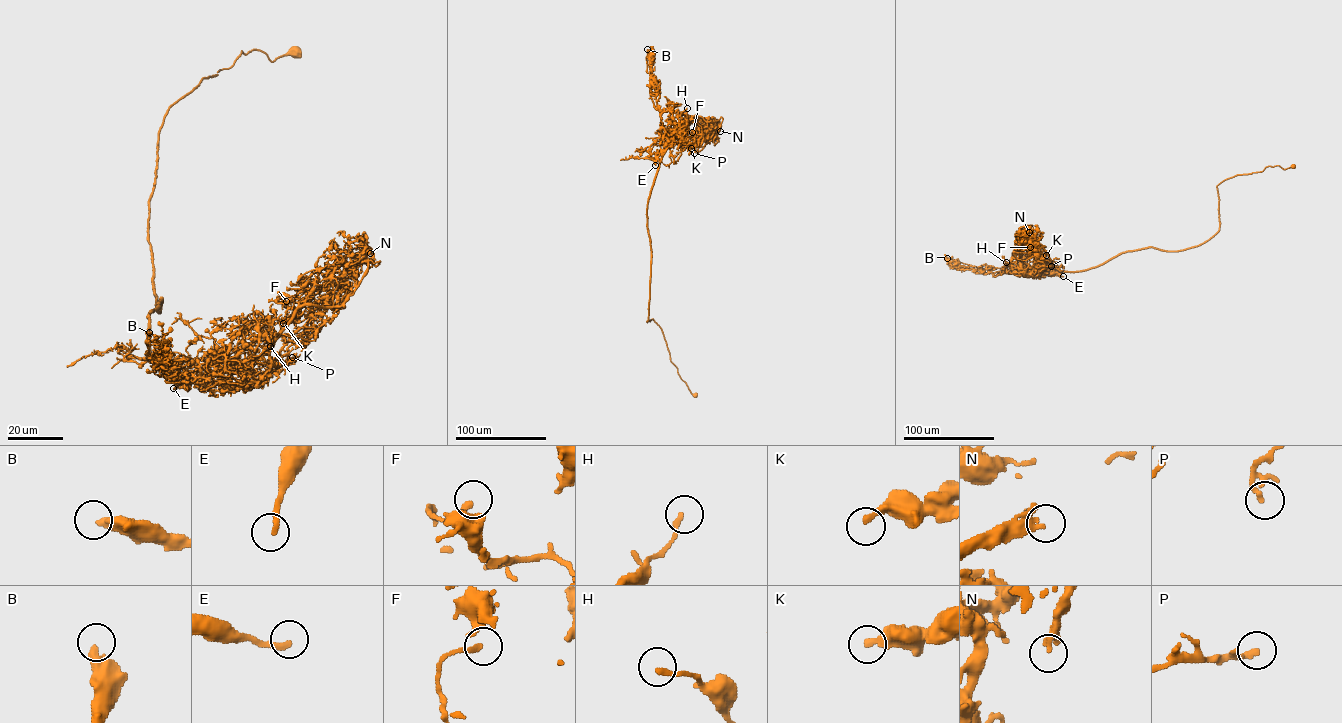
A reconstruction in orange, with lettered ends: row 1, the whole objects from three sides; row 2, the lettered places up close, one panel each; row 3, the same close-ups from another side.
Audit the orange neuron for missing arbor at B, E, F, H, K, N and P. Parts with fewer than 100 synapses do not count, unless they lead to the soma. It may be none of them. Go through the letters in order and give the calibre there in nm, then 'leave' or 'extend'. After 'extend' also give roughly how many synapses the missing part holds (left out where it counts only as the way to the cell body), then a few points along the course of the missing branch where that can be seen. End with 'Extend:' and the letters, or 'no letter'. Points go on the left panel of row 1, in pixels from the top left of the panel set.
B: 420 nm thick; leave
E: 240 nm thick; leave
F: 160 nm thick; leave
H: 180 nm thick; leave
K: 280 nm thick; leave
N: 240 nm thick; leave
P: 200 nm thick; leave
Extend: no letter

